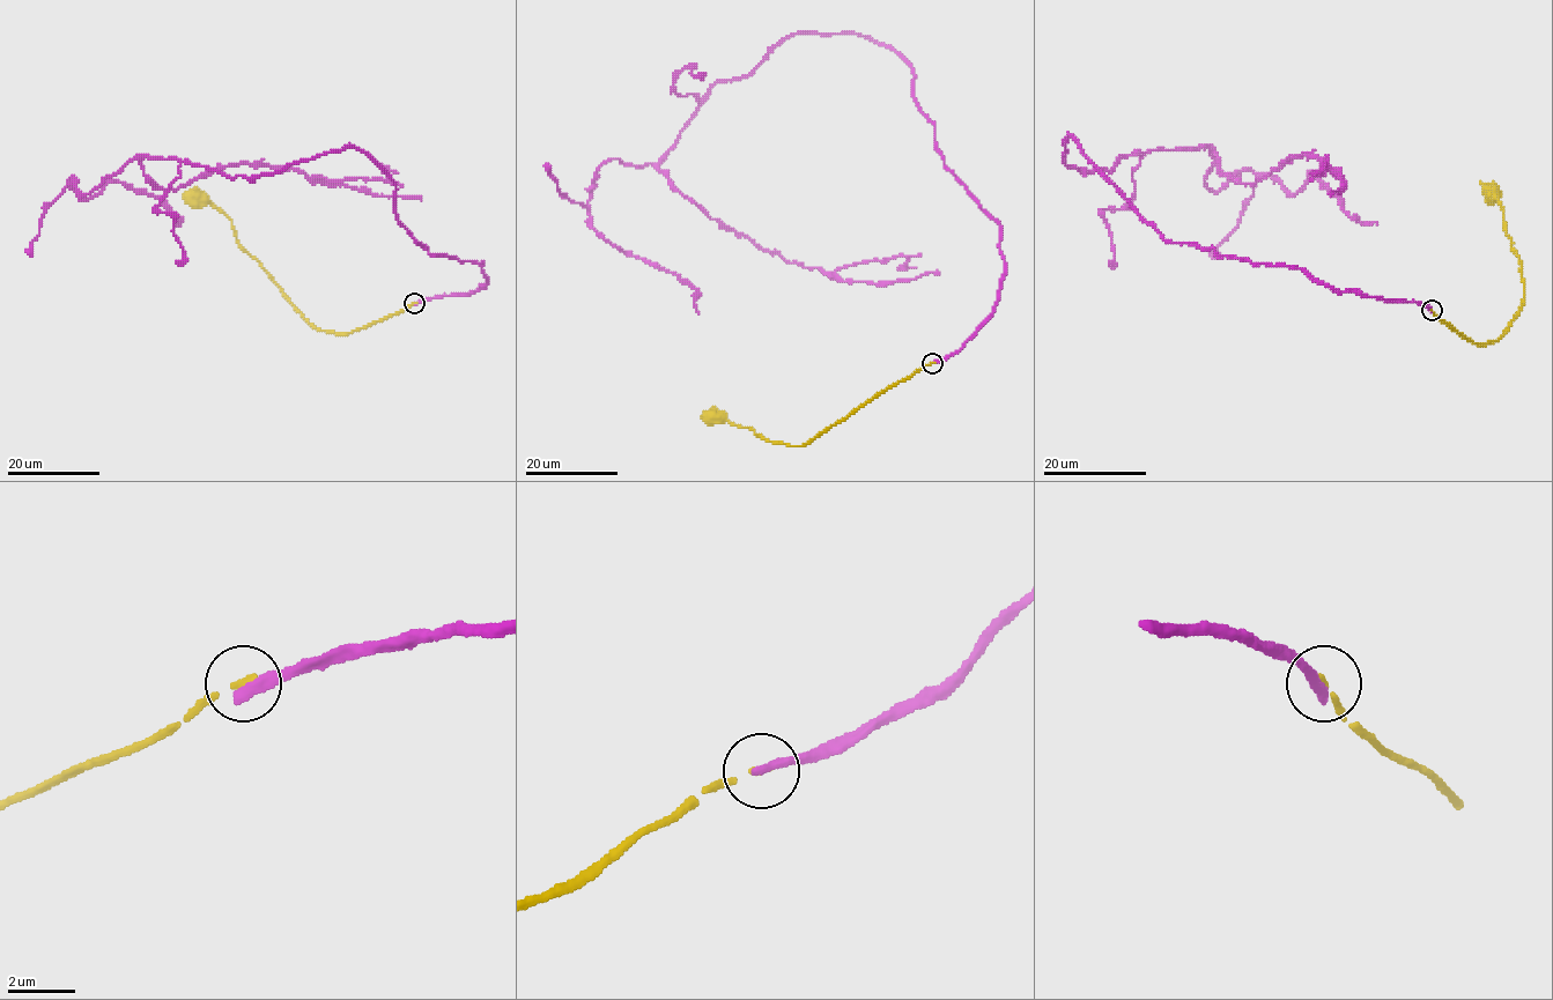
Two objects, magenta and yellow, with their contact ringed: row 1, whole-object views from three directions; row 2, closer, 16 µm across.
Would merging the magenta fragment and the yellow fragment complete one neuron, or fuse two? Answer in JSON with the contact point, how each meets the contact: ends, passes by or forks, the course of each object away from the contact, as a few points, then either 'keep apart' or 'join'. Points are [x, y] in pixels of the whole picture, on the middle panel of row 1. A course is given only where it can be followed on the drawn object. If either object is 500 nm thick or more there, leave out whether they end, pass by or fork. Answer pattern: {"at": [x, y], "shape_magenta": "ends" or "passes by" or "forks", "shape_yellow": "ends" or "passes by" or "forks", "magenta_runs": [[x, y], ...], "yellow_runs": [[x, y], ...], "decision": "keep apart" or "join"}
{"at": [932, 363], "shape_magenta": "ends", "shape_yellow": "ends", "magenta_runs": [[933, 363], [1006, 266], [890, 47], [784, 38], [657, 167], [788, 261], [940, 273]], "yellow_runs": [[933, 363], [879, 392], [807, 444], [773, 443], [748, 428], [711, 421], [711, 417]], "decision": "keep apart"}

